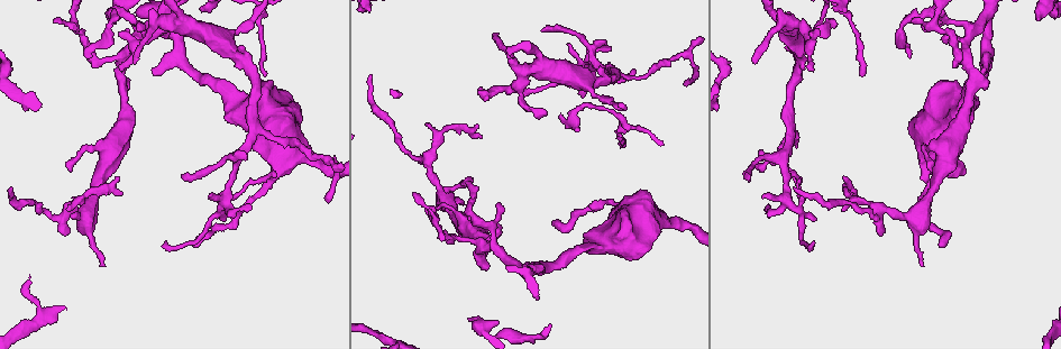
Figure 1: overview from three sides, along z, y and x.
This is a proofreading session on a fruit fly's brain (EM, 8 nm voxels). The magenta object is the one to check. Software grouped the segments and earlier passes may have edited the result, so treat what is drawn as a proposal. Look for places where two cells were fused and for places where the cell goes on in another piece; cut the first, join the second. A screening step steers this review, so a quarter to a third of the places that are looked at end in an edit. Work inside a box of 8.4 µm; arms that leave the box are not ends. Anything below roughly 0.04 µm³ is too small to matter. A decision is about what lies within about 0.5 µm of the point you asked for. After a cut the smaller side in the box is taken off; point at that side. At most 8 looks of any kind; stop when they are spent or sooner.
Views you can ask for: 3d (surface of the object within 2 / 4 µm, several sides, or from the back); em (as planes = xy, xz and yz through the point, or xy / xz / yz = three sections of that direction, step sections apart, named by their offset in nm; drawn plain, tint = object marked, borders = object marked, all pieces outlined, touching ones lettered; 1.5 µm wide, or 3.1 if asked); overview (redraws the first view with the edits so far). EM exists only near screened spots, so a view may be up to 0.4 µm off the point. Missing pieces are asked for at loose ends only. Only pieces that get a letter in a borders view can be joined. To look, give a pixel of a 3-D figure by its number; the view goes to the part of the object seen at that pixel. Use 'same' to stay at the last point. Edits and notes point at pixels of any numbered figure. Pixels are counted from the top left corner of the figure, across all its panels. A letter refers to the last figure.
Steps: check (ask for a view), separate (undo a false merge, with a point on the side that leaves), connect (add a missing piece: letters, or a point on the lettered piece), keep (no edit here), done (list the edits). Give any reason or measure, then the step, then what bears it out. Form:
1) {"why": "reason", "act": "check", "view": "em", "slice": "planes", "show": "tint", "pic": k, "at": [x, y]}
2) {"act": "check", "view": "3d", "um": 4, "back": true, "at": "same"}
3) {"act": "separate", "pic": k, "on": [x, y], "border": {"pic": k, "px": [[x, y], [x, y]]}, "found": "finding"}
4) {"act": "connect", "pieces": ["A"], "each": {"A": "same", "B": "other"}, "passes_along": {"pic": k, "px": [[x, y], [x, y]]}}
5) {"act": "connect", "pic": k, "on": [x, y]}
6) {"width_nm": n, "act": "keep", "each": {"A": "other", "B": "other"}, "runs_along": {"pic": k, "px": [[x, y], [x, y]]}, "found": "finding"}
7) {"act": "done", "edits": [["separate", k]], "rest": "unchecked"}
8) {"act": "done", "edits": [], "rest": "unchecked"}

{"why": "free end", "act": "check", "view": "em", "slice": "planes", "show": "borders", "pic": 1, "at": [138, 37]}

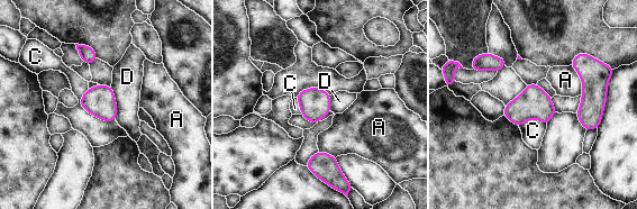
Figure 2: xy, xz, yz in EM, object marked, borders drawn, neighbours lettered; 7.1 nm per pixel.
{"longest_contact_nm": ["C", 300], "act": "keep", "each": {"A": "other", "C": "other", "D": "other"}, "border": {"pic": 2, "px": [[110, 85], [116, 102], [116, 120]]}, "found": "no lettered piece goes on from it"}

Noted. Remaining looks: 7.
{"why": "sharp bend", "act": "check", "view": "em", "slice": "planes", "show": "borders", "pic": 1, "at": [825, 11]}

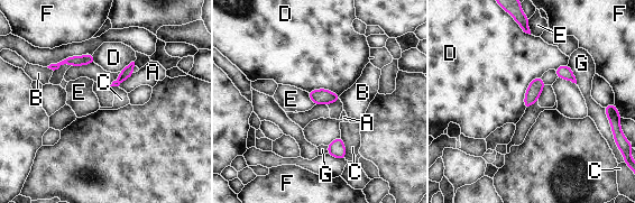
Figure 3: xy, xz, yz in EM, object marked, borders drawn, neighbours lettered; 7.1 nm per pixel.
{"width_nm": 50, "act": "keep", "each": {"A": "other", "B": "other", "C": "other", "D": "other", "E": "other", "F": "other", "G": "other"}, "border": {"pic": 3, "px": [[341, 136], [346, 158]]}, "found": "all the same cell"}

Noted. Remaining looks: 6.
{"why": "tapers out", "act": "check", "view": "em", "slice": "planes", "show": "borders", "pic": 1, "at": [570, 44]}

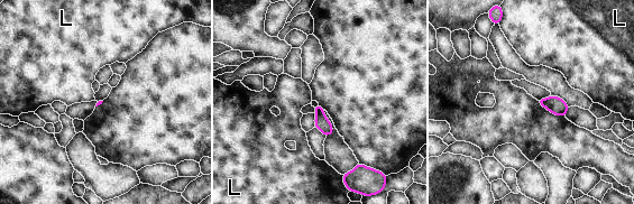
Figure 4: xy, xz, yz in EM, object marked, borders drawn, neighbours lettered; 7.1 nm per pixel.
{"act": "keep", "each": {"L": "other"}, "border": {"pic": 4, "px": [[341, 175], [342, 178]]}, "found": "none of them fits"}

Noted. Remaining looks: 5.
{"act": "done", "edits": [], "rest": "unchecked"}

